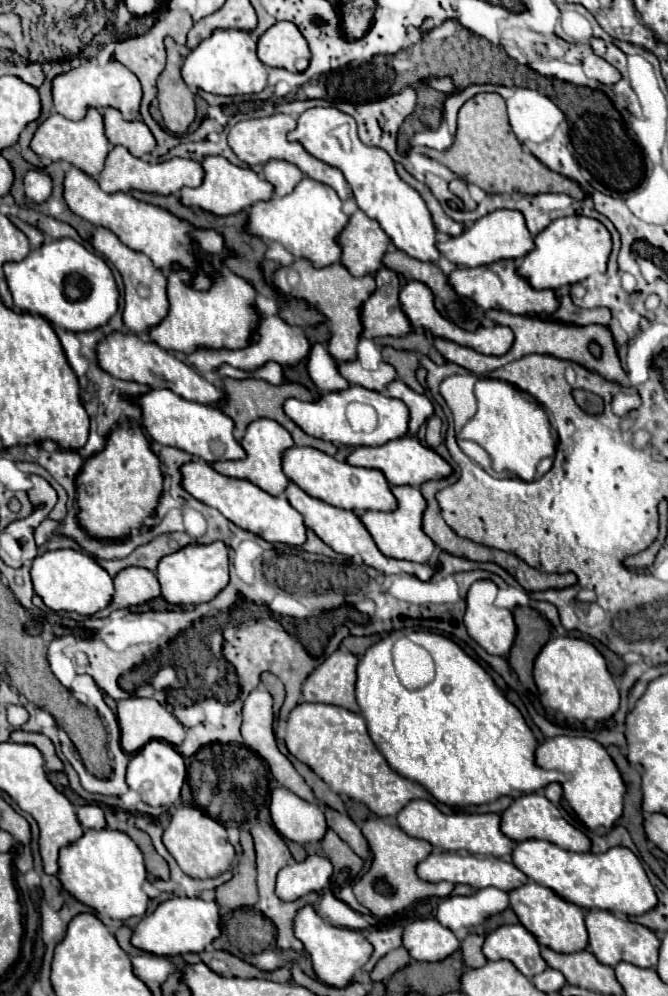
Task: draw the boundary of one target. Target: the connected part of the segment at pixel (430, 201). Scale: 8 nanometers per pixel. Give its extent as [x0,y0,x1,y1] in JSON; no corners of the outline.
[397,164,463,236]

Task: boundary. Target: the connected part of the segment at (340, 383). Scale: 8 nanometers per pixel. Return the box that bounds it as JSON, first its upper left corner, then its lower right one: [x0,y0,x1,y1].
[307,344,349,392]

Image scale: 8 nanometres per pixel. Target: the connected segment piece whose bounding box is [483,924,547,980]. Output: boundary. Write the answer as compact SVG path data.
M511 924L511 926L501 926L497 928L495 932L491 932L487 938L485 938L485 944L483 944L483 954L487 960L509 960L513 962L513 966L523 974L527 976L529 980L543 972L547 968L547 962L541 958L541 948L535 940L535 936L531 932L527 932L521 924Z

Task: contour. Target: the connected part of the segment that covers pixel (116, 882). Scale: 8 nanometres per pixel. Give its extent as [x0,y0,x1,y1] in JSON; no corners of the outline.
[57,828,149,920]

